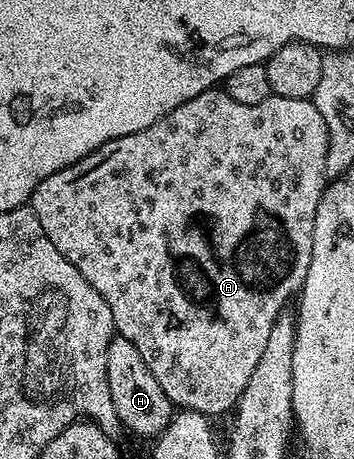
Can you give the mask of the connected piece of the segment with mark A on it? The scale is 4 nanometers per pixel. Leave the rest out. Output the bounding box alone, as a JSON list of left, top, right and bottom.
[30,88,329,416]

